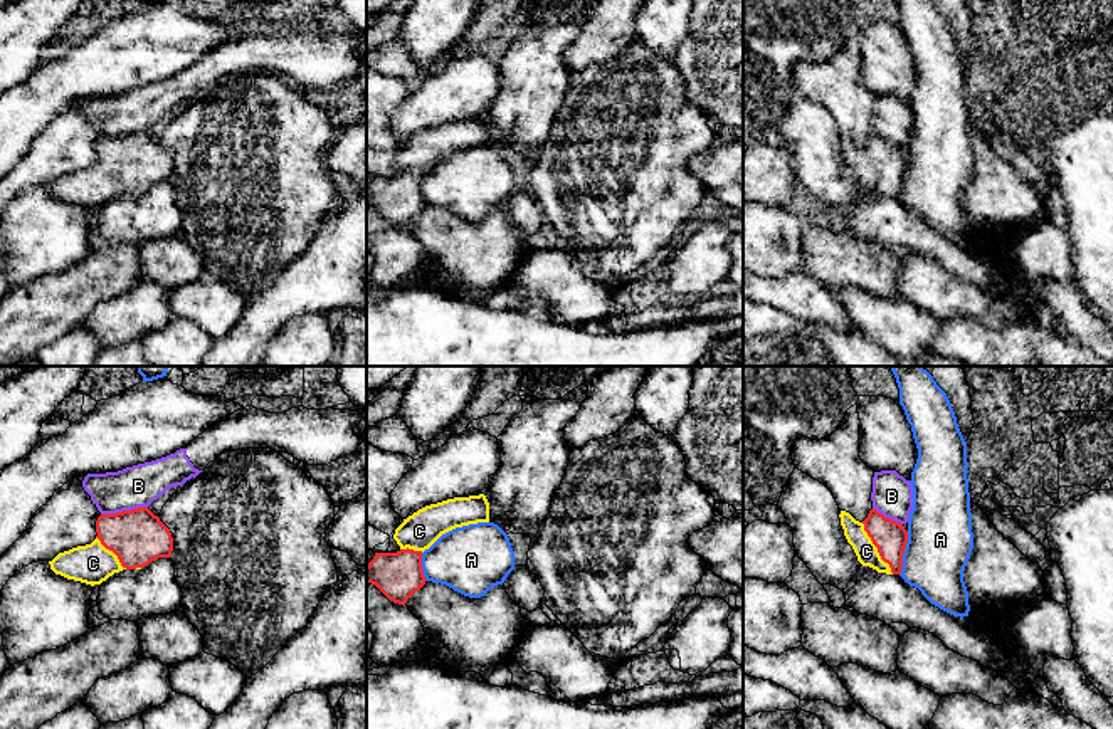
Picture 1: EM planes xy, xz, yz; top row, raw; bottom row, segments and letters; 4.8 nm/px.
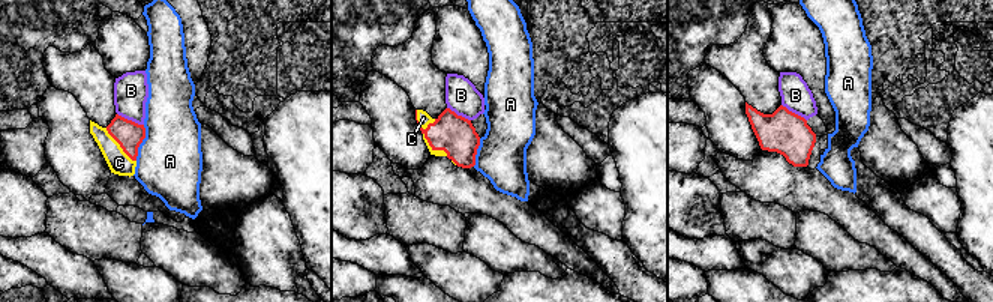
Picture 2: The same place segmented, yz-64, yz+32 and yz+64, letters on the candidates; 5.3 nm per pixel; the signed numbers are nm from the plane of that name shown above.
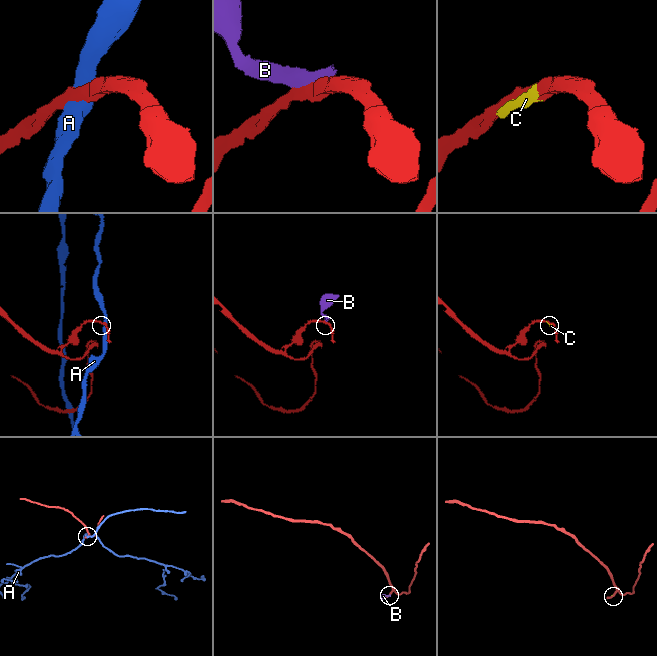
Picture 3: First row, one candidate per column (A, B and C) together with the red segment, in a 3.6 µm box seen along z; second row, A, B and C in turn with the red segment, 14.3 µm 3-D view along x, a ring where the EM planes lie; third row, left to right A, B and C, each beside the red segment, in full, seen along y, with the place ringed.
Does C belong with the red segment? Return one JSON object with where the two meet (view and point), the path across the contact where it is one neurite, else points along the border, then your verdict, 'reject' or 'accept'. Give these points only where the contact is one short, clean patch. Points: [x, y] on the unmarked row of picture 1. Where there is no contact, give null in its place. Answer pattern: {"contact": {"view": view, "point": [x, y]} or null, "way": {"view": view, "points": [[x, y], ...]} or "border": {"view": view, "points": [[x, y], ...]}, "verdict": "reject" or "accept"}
{"contact": {"view": "yz", "point": [876, 170]}, "verdict": "accept"}

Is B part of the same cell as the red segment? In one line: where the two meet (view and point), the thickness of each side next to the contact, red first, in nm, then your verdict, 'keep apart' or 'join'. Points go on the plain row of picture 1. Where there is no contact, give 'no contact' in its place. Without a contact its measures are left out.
xy (123, 135) | 260/200 nm | keep apart

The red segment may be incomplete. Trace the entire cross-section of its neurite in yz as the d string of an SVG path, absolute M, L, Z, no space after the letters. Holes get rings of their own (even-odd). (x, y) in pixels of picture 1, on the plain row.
M871 133L862 146L846 134L841 134L839 141L844 160L862 190L886 198L901 197L908 166L908 155L903 148L884 141L876 133Z

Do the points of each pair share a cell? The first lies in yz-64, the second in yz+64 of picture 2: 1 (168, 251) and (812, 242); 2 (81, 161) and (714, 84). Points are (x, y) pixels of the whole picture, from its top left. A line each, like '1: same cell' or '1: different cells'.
1: same cell
2: same cell

